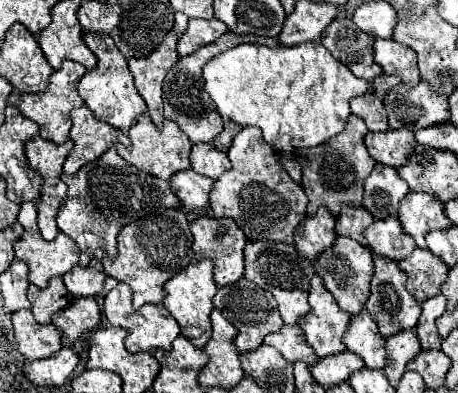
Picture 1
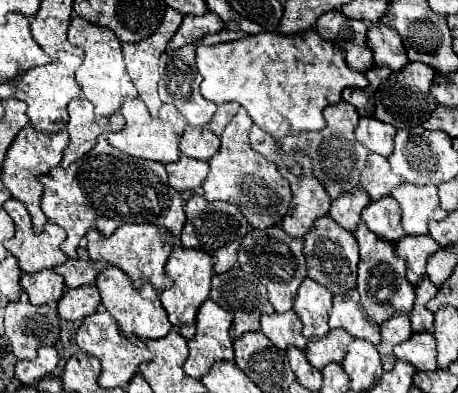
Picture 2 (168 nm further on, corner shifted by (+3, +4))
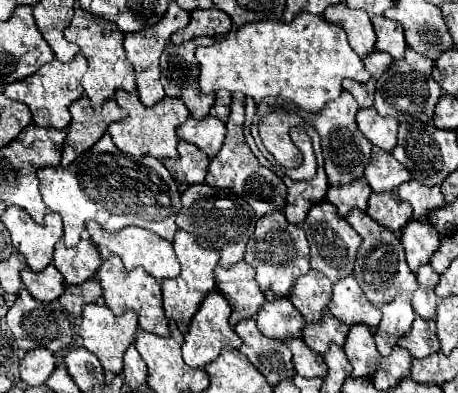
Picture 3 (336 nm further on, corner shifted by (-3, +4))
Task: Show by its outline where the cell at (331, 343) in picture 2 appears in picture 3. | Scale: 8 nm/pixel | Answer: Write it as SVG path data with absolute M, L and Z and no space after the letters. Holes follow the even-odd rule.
M324 313L324 319L316 323L306 323L302 331L302 341L316 353L326 353L332 343L344 345L350 325L340 323L332 313Z

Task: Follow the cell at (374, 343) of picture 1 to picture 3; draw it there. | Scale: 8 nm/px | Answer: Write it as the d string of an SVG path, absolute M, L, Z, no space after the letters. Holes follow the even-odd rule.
M348 275L348 279L340 279L340 283L334 283L328 309L336 319L348 325L362 321L370 329L376 329L380 323L380 311L368 303L366 295L352 275Z

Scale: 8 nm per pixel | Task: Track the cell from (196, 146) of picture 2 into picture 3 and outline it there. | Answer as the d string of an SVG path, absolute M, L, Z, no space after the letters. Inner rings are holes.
M206 115L204 119L188 117L186 123L182 123L176 131L180 139L198 145L210 159L220 151L226 137L224 123L212 115Z

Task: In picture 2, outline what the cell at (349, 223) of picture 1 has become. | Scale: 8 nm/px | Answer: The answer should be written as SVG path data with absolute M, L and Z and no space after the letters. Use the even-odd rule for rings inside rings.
M354 189L354 191L348 191L344 195L340 195L338 199L332 201L332 207L330 207L330 217L340 225L344 227L346 231L354 231L360 223L360 213L362 209L366 209L370 205L370 197L364 189Z

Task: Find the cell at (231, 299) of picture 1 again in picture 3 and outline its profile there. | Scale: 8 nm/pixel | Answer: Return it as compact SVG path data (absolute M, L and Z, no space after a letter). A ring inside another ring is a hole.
M240 261L232 267L216 267L214 271L216 289L226 297L232 307L230 323L236 325L242 319L256 317L260 305L266 301L264 293L254 281L254 271L248 263Z

